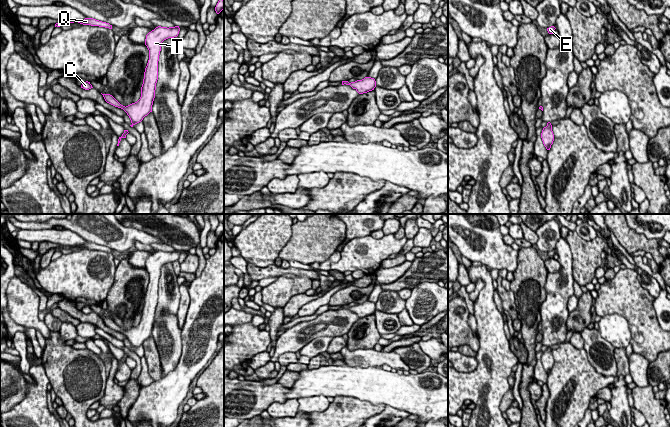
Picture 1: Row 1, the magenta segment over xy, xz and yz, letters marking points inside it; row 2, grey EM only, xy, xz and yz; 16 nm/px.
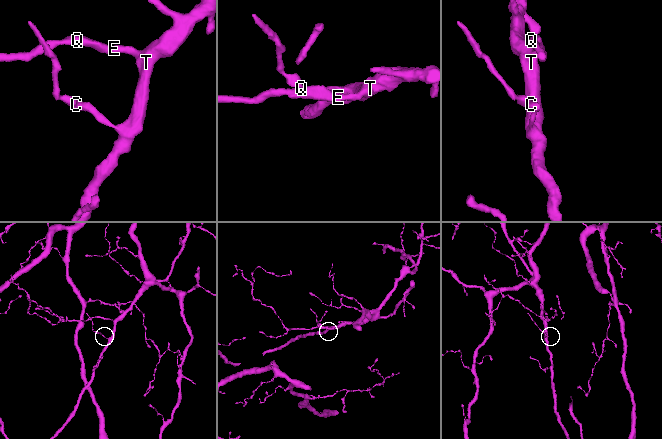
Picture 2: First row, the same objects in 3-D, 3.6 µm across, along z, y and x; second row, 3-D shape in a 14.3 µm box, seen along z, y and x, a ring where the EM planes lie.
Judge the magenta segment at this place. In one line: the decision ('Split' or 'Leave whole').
Split

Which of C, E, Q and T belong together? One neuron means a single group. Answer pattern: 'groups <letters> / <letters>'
groups C / E Q T

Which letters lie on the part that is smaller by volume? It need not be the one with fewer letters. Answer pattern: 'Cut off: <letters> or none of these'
Cut off: C

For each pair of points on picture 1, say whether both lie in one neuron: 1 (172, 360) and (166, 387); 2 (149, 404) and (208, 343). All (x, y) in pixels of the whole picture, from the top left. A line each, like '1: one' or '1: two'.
1: two
2: one

